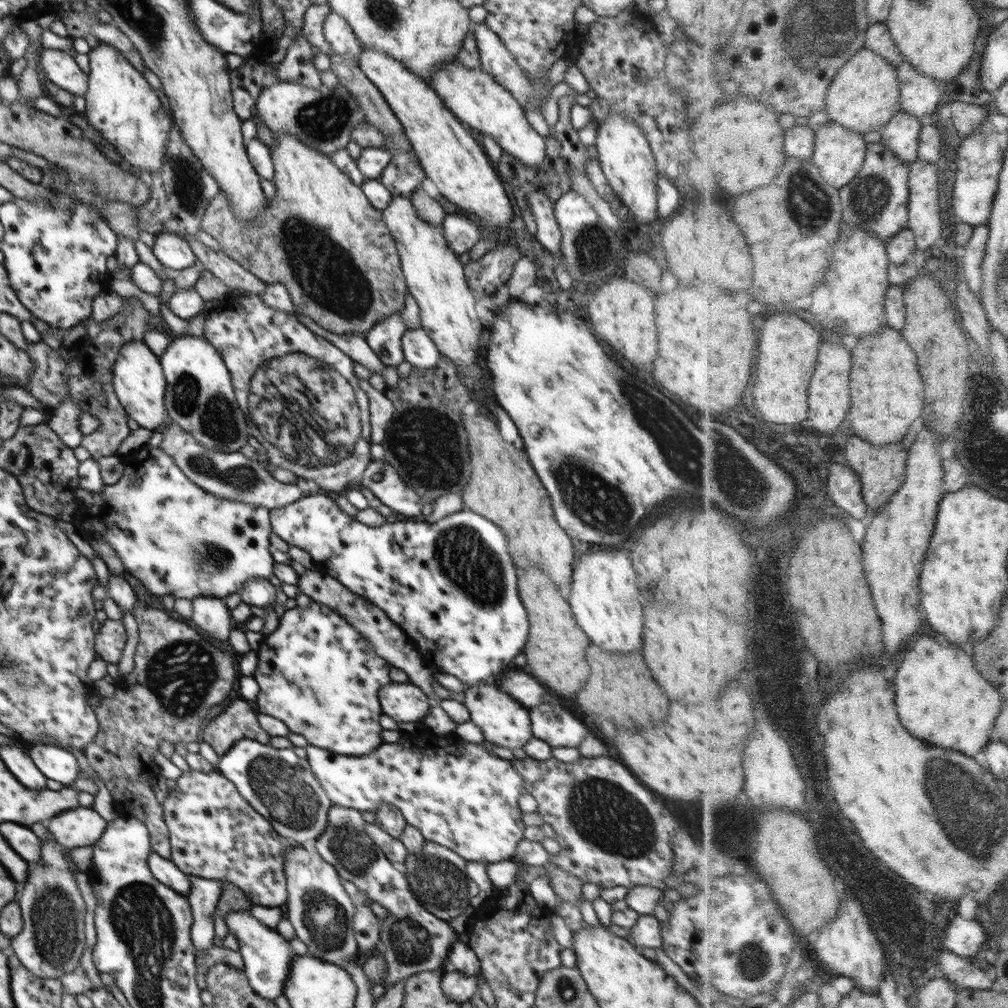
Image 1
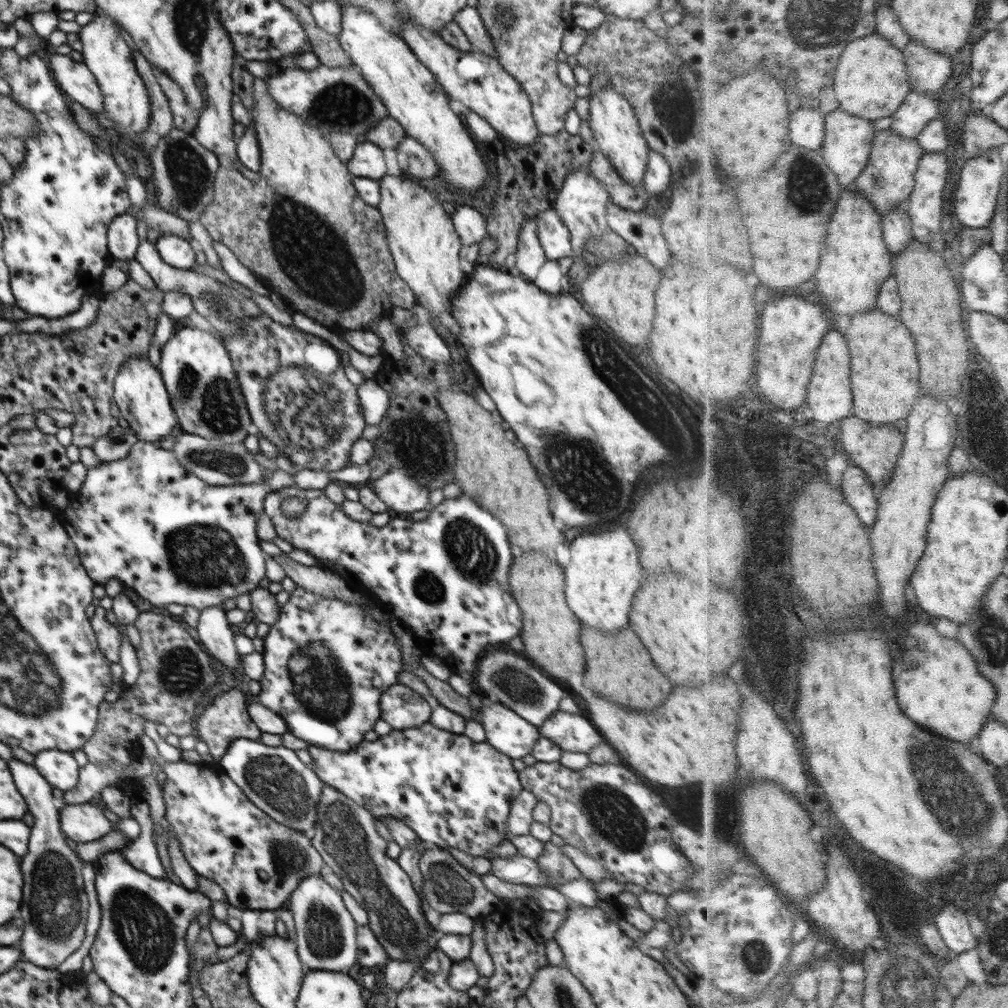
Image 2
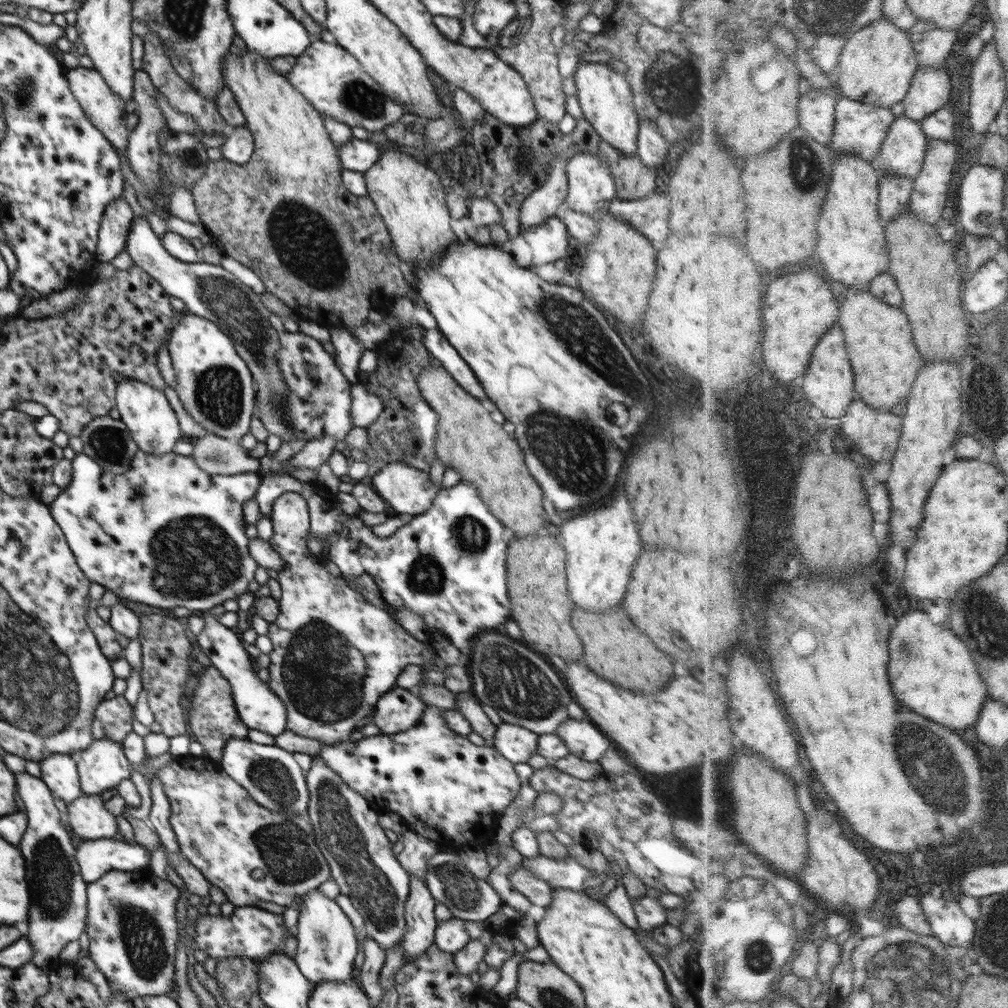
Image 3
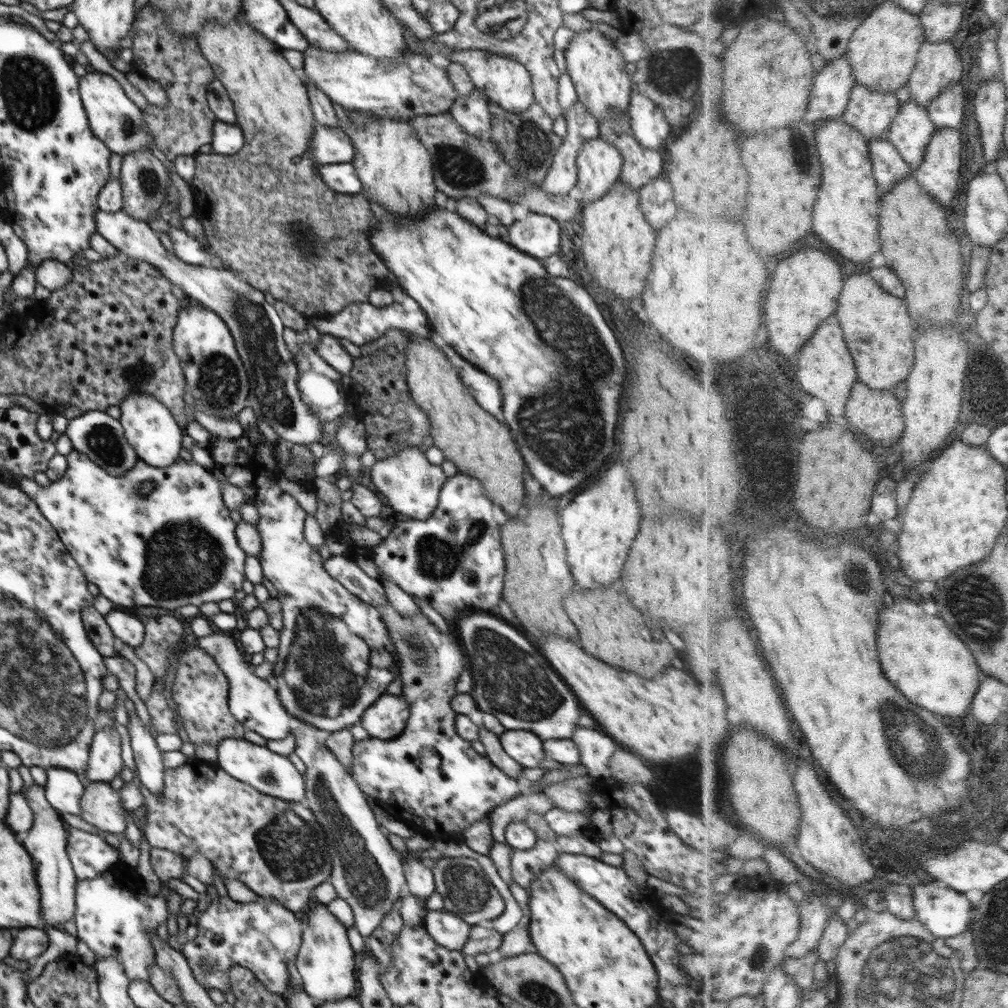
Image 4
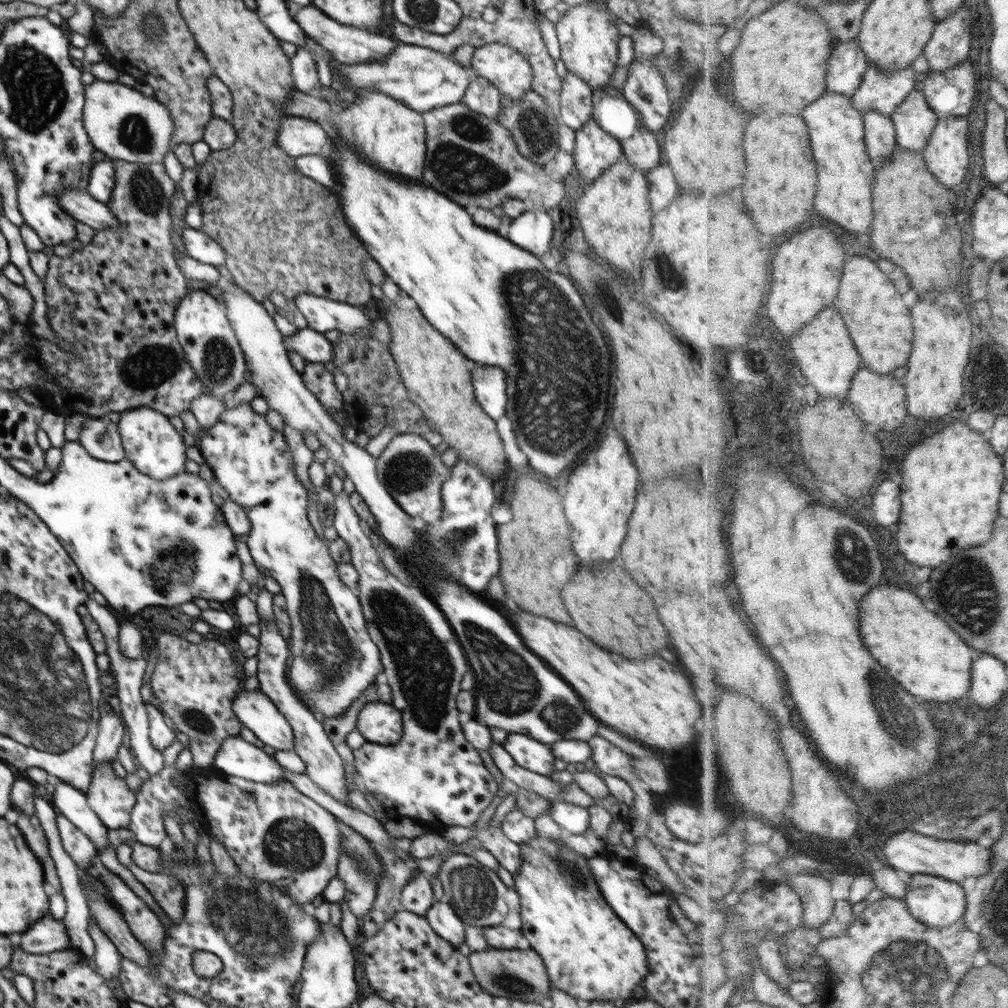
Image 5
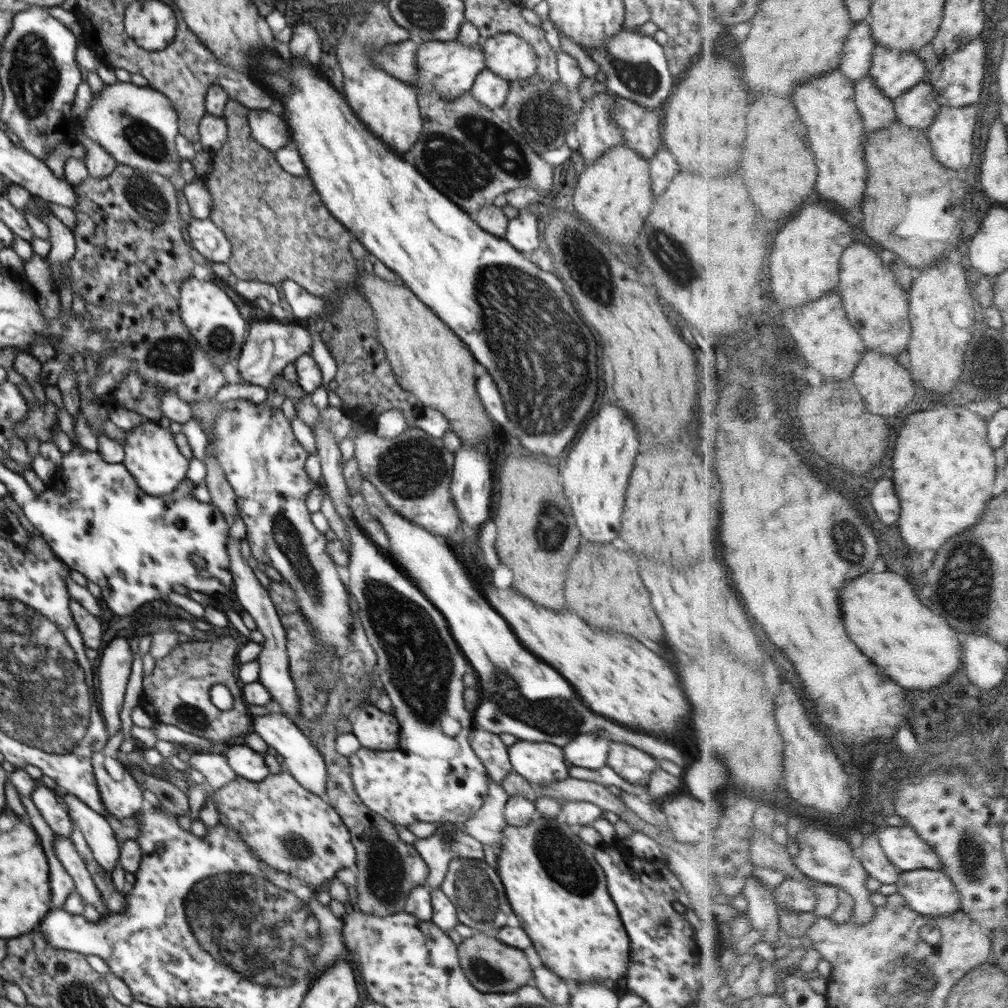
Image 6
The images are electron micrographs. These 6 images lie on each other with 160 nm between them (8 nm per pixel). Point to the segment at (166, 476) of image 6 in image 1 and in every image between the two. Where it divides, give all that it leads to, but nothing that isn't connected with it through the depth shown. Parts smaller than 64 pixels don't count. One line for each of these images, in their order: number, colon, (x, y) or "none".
1: (137, 377)
2: (139, 390)
3: (145, 410)
4: (151, 429)
5: (151, 443)

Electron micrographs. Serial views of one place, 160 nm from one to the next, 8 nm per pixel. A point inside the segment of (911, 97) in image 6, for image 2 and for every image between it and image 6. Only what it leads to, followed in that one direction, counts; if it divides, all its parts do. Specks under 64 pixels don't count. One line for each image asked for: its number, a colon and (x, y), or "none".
2: (890, 179)
3: (906, 148)
4: (914, 130)
5: (916, 121)

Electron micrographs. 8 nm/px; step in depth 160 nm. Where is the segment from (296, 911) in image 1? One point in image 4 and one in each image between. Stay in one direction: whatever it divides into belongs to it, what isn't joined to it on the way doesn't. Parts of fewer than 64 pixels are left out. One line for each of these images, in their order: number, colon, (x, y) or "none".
2: (326, 939)
3: (326, 939)
4: (325, 960)

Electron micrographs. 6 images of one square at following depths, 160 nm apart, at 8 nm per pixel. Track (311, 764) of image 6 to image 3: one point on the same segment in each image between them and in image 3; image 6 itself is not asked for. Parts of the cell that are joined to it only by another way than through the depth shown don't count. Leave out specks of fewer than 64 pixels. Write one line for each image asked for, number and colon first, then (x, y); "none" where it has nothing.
3: (258, 708)
4: (254, 702)
5: (255, 710)

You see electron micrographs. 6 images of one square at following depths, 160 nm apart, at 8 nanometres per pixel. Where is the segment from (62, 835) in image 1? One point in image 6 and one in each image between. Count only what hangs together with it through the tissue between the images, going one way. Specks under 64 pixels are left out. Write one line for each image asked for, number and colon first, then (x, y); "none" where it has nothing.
2: (81, 823)
3: (87, 816)
4: (100, 805)
5: (108, 795)
6: (121, 796)

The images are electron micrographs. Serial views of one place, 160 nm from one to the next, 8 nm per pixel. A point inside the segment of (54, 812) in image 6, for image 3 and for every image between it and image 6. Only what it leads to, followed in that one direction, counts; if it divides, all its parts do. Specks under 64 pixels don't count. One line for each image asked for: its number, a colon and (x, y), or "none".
3: (96, 857)
4: (90, 855)
5: (82, 850)

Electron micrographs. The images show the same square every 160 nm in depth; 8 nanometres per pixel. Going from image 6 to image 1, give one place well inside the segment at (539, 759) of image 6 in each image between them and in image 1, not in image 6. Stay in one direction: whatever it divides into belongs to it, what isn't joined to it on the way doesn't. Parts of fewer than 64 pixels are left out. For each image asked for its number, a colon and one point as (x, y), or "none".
1: (502, 720)
2: (511, 735)
3: (516, 743)
4: (523, 746)
5: (529, 753)

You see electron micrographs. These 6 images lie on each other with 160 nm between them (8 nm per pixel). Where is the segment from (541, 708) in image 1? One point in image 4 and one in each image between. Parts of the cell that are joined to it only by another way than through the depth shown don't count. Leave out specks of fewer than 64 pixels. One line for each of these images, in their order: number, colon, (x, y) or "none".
2: (570, 732)
3: (583, 740)
4: (595, 749)

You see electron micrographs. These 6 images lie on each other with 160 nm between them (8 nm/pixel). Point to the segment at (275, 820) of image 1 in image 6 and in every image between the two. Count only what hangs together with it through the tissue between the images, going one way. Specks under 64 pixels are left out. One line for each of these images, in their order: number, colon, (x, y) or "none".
2: (273, 778)
3: (270, 774)
4: (268, 772)
5: (236, 757)
6: (247, 763)

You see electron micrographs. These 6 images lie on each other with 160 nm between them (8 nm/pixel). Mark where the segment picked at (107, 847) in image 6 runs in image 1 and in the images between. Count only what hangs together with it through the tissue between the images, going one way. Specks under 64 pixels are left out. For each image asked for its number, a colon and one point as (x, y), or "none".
1: (56, 763)
2: (59, 768)
3: (58, 771)
4: (64, 788)
5: (67, 800)

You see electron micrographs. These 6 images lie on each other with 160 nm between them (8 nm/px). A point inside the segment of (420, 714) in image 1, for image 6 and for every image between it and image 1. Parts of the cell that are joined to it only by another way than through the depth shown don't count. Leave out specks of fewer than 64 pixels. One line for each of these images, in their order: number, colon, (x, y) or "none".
2: (401, 707)
3: (398, 710)
4: (387, 718)
5: (380, 723)
6: (379, 731)

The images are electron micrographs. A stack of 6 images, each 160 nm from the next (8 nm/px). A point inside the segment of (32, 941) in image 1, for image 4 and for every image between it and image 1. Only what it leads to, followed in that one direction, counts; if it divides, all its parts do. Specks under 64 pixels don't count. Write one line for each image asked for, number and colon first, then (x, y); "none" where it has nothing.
2: (55, 907)
3: (58, 894)
4: (47, 840)

